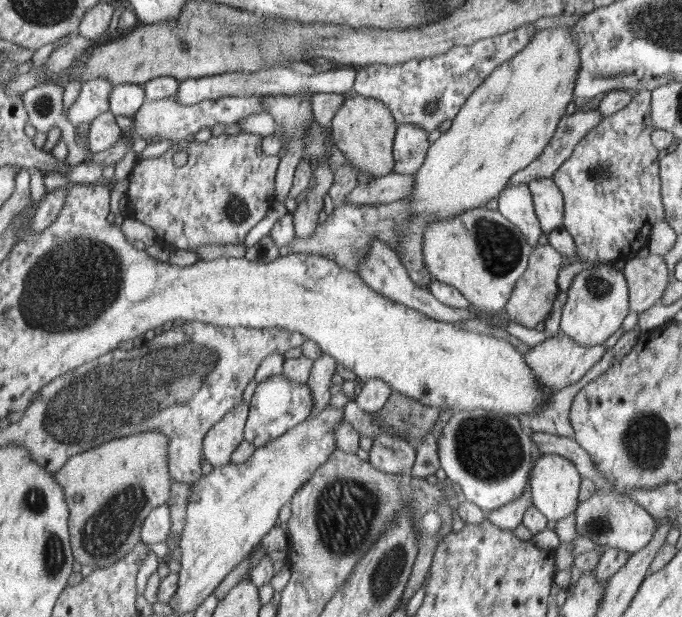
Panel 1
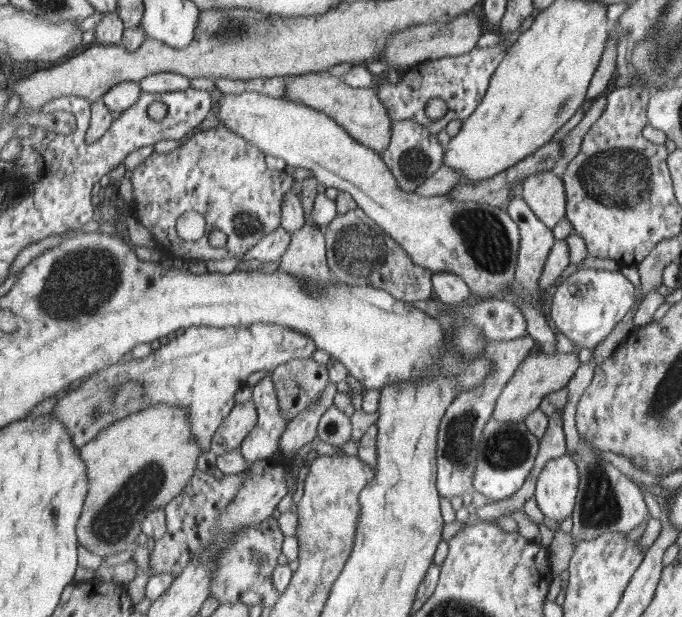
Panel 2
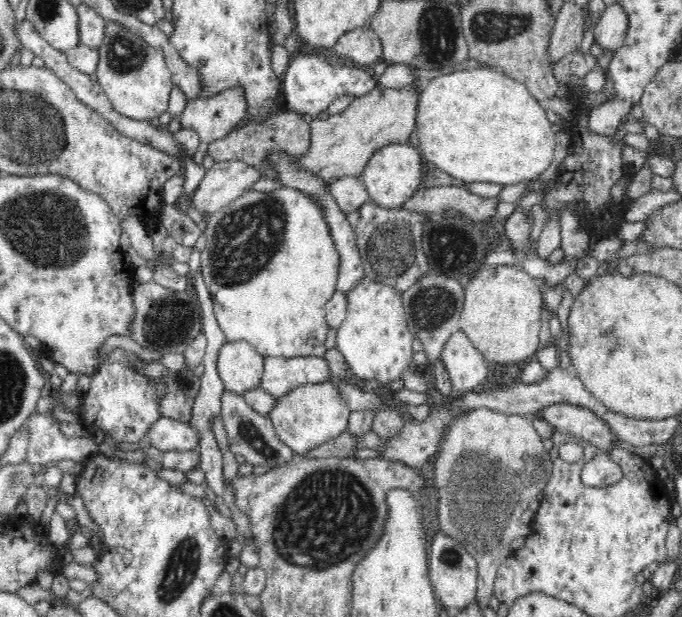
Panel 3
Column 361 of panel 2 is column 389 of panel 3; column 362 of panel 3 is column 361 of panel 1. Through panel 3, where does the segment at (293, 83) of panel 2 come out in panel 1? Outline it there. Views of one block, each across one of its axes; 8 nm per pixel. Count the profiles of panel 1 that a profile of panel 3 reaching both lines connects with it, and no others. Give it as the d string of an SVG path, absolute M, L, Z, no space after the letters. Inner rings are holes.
M356 91L348 92L331 120L331 138L361 173L381 177L394 172L393 142L396 140L397 121L392 111L375 98L366 98Z

